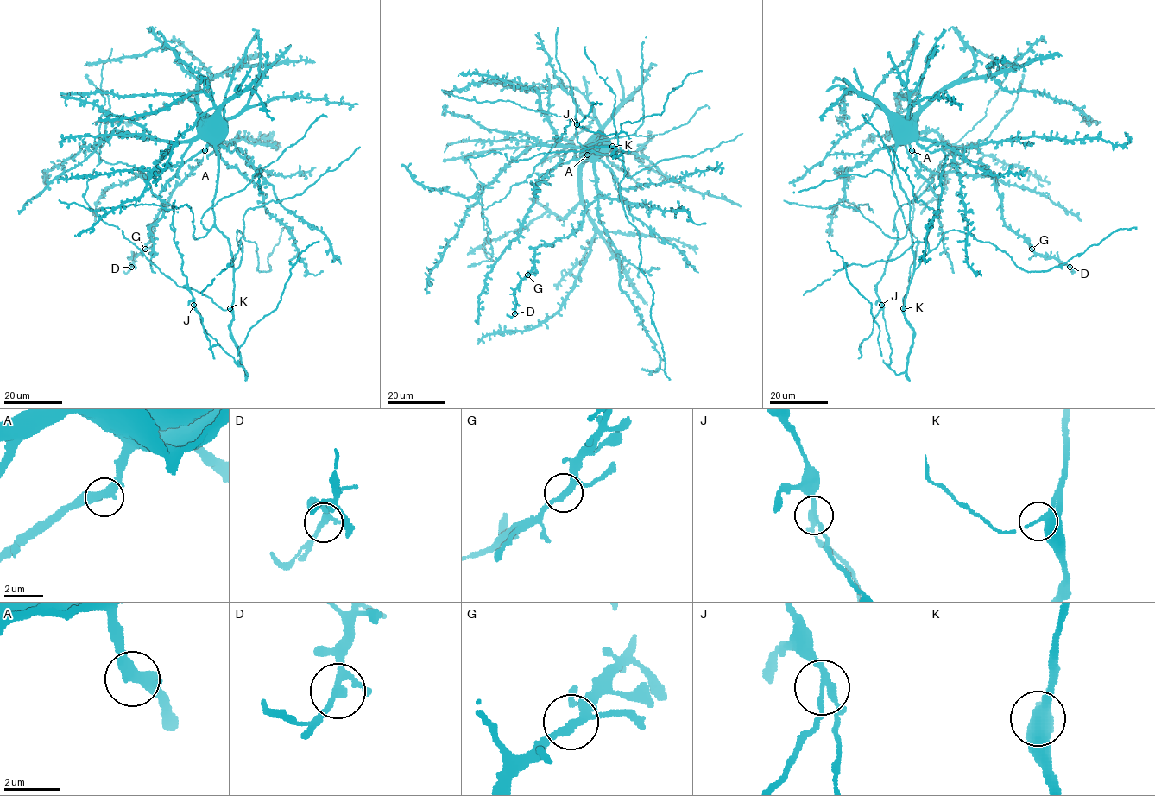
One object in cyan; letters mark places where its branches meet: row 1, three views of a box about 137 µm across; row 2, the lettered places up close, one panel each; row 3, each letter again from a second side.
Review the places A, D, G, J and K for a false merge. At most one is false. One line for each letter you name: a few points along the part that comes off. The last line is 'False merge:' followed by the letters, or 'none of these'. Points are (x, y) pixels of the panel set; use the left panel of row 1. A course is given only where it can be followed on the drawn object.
J: Course of the part to remove: (194, 305), (201, 317), (215, 358)
False merge: J

